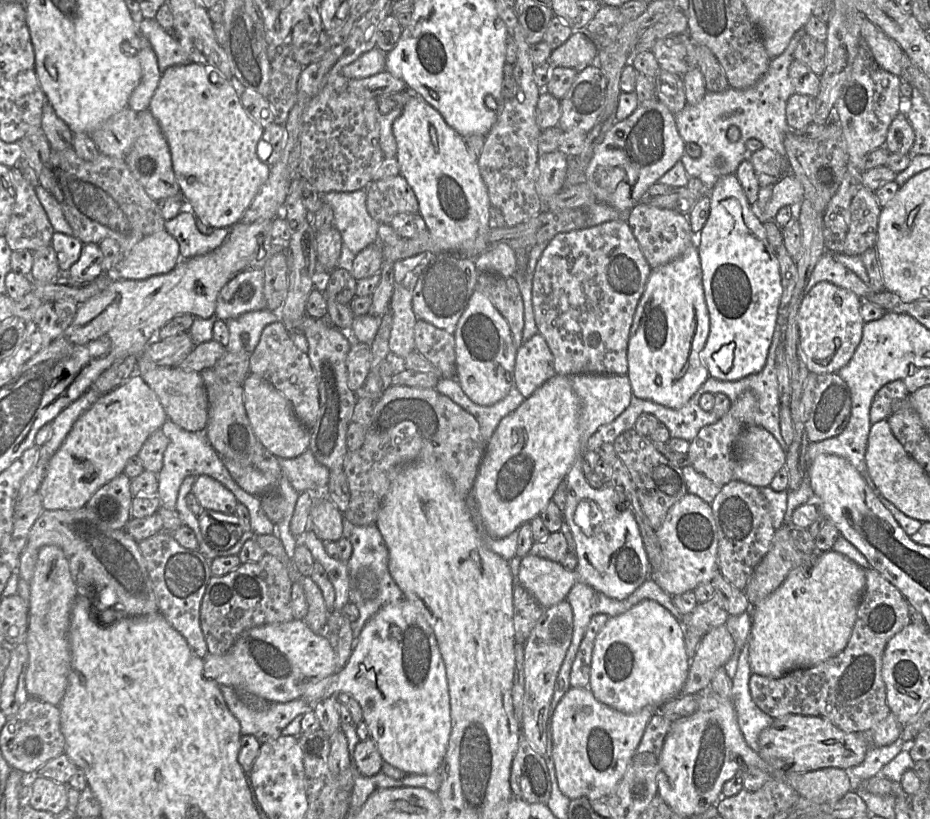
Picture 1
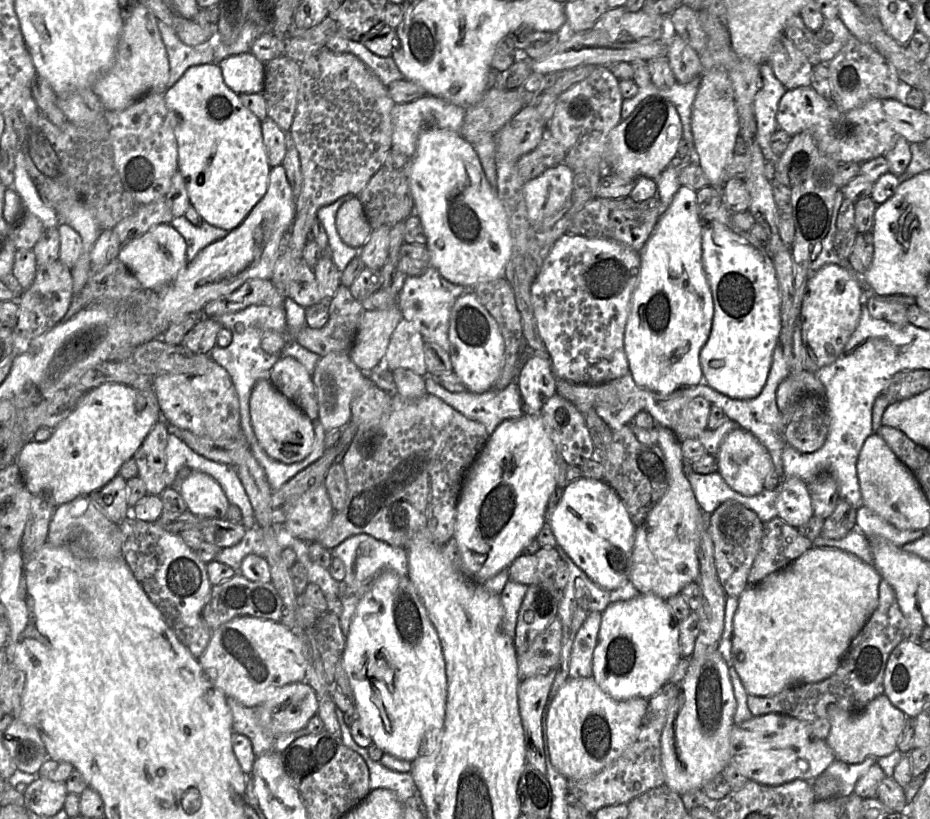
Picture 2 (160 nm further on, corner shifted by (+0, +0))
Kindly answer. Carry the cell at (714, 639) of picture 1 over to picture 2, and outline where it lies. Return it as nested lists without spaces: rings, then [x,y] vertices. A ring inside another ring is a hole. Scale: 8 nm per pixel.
[[[593,676],[569,677],[550,702],[548,699],[543,717],[543,736],[545,741],[546,735],[546,746],[553,767],[567,780],[581,780],[598,773],[617,759],[636,739],[647,709],[648,700],[645,698],[612,698],[601,689]]]

